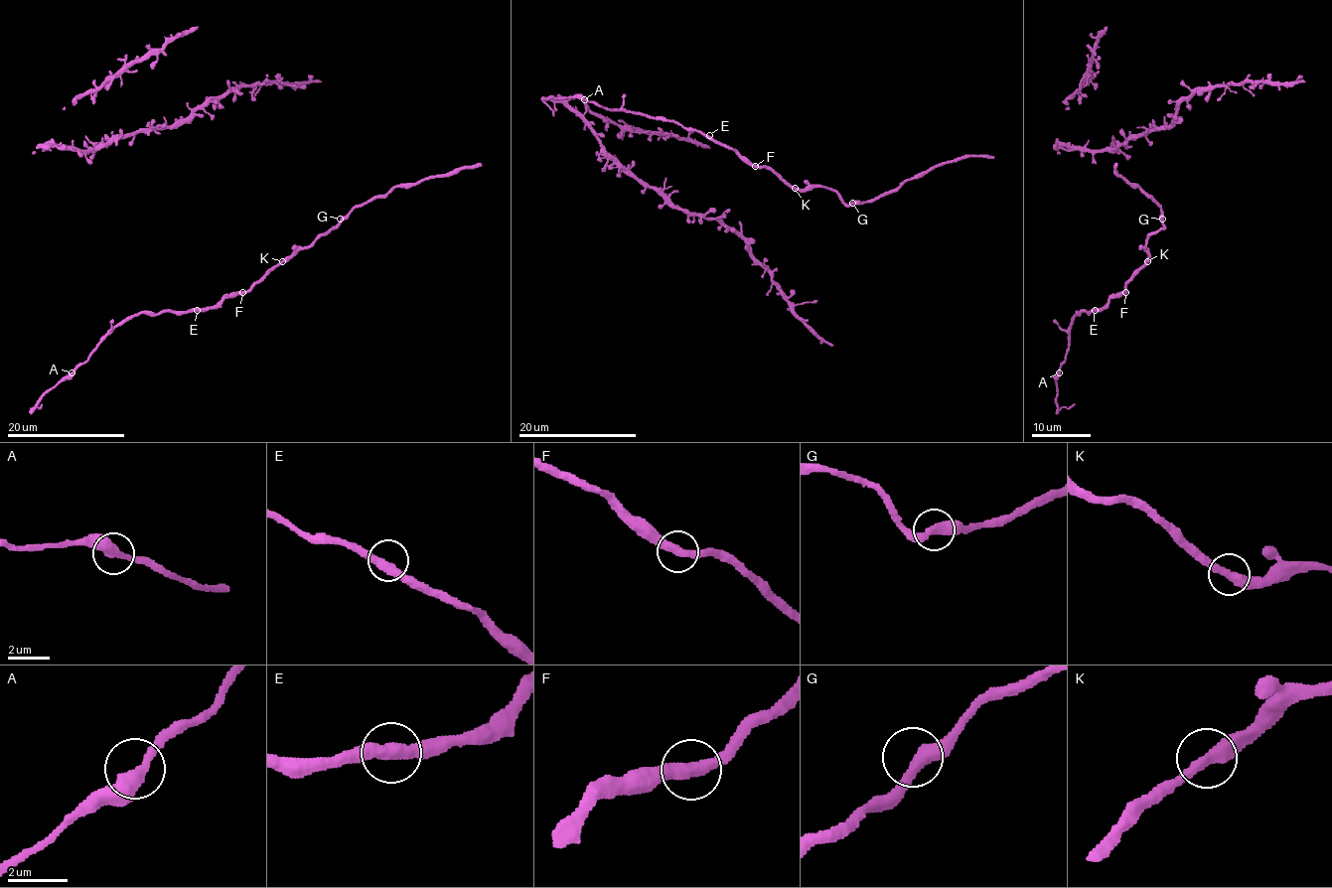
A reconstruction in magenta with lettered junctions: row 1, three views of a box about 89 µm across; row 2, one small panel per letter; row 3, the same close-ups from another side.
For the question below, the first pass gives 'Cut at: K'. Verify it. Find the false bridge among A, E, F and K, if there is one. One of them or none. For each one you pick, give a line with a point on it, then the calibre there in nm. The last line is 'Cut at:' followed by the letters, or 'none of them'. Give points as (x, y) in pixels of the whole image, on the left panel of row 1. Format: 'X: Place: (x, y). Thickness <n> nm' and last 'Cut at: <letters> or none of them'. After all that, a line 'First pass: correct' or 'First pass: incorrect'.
Cut at: none of them
First pass: incorrect

